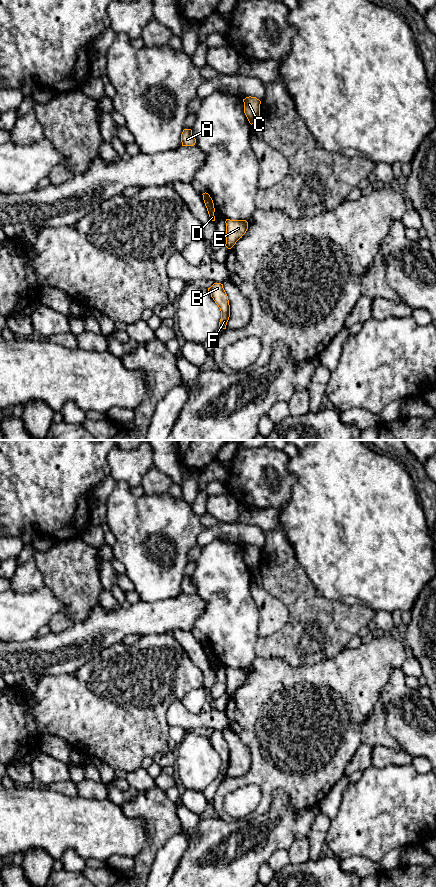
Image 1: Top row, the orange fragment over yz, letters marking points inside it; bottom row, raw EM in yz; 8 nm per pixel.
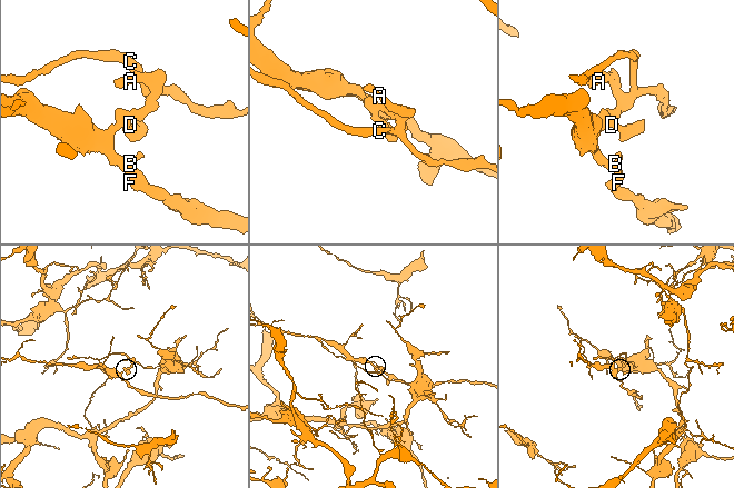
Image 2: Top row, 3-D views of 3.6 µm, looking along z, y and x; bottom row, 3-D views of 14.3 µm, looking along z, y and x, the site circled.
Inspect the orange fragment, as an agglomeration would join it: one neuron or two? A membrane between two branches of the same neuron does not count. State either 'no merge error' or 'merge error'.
merge error

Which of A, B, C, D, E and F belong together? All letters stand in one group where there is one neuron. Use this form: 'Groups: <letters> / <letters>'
Groups: A C / B D E F

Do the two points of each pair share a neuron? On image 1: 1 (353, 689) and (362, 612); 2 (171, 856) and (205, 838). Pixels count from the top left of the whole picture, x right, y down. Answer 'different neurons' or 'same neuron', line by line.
1: different neurons
2: different neurons

